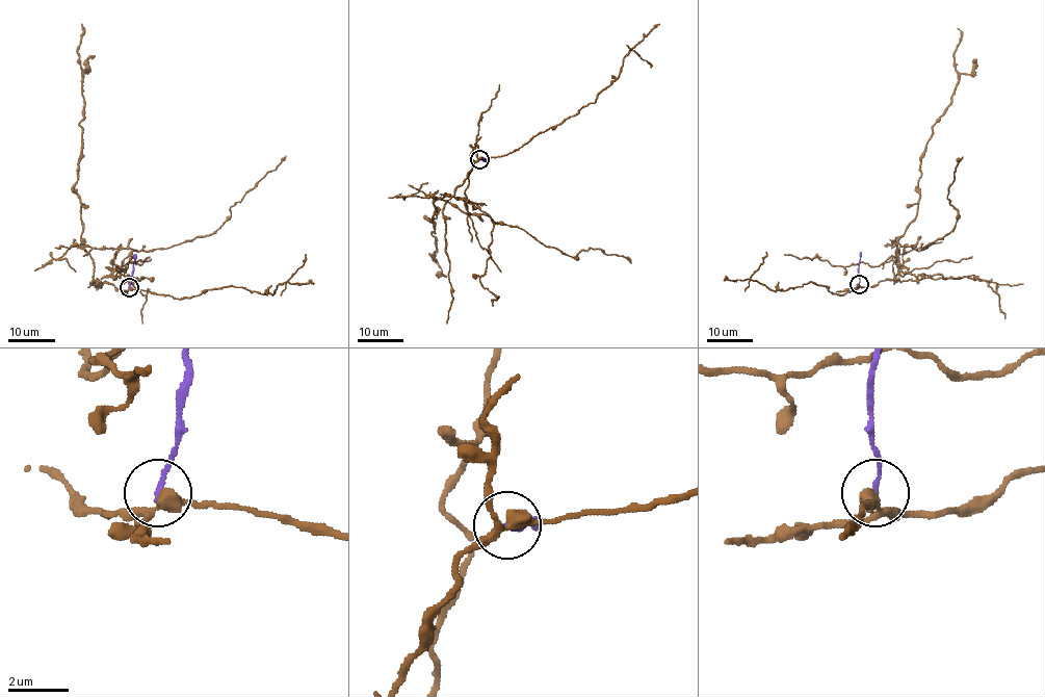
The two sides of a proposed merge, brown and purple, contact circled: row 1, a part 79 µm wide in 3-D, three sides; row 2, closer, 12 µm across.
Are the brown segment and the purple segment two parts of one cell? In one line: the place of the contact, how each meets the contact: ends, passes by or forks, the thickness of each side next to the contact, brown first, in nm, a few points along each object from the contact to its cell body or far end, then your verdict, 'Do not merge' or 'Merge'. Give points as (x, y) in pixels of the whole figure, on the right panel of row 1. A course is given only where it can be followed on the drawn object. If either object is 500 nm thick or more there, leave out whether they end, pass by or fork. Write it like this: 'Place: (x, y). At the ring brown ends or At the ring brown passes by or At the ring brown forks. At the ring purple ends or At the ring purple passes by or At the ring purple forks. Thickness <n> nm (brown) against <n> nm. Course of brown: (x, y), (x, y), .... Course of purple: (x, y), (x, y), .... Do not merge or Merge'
Place: (859, 284). At the ring brown forks. At the ring purple ends. Thickness 300 nm (brown) against 150 nm. Course of brown: (859, 284), (895, 277), (896, 242), (917, 213), (921, 153), (958, 81), (958, 28). Course of purple: (859, 284), (860, 252). Do not merge

